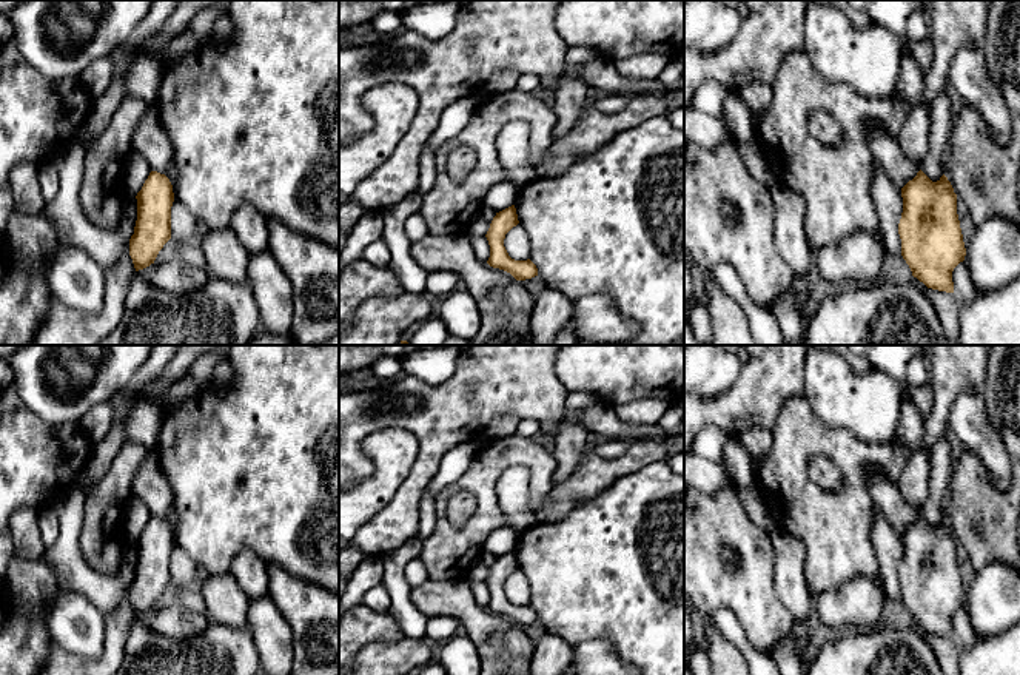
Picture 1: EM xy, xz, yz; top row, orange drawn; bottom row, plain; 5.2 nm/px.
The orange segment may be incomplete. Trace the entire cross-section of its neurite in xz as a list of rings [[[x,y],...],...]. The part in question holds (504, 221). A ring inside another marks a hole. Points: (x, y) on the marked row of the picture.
[[[515,205],[496,213],[485,234],[490,245],[490,257],[487,264],[510,273],[516,280],[525,280],[538,276],[536,265],[530,259],[512,259],[504,247],[505,234],[518,223],[519,220]]]

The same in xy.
[[[151,171],[137,199],[137,220],[129,239],[129,256],[136,271],[154,264],[171,239],[173,185],[165,174]]]

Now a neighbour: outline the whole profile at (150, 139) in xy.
[[[154,105],[146,109],[137,123],[133,134],[133,151],[142,154],[151,170],[160,174],[166,173],[174,159],[173,145]]]

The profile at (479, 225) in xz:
[[[482,207],[475,219],[471,220],[470,227],[467,228],[468,236],[485,236],[496,211]]]

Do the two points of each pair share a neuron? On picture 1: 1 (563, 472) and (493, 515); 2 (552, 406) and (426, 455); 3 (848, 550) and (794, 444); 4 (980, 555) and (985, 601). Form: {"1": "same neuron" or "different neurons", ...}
{"1": "different neurons", "2": "same neuron", "3": "same neuron", "4": "different neurons"}

